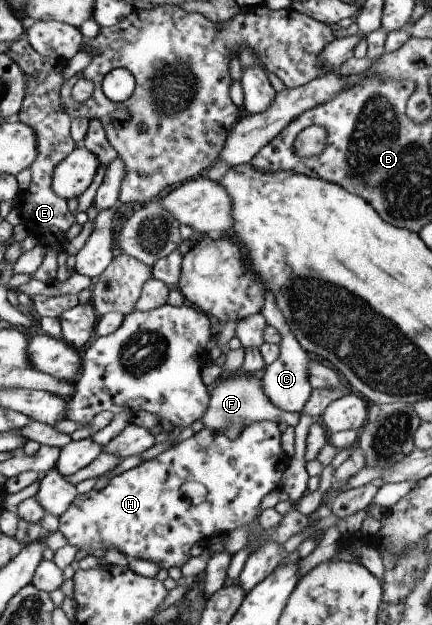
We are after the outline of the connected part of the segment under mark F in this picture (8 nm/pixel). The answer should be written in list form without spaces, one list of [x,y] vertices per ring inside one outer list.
[[[240,372],[236,374],[222,374],[219,383],[209,392],[207,408],[204,410],[199,421],[203,427],[211,429],[213,432],[221,433],[228,439],[234,439],[242,429],[252,422],[260,420],[285,421],[286,425],[296,425],[299,413],[283,412],[281,409],[273,406],[268,399],[262,387],[260,387],[259,376],[249,376]]]

